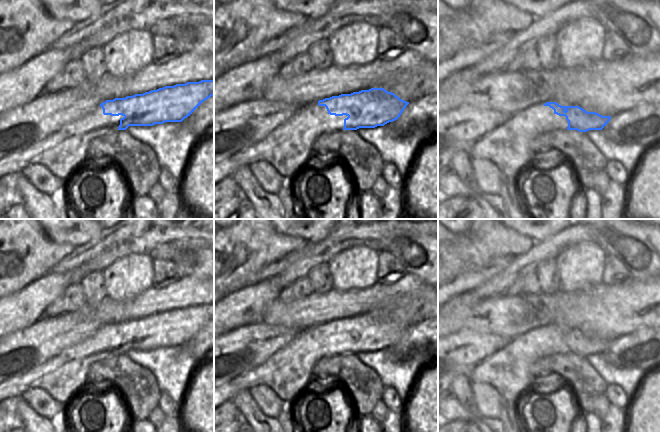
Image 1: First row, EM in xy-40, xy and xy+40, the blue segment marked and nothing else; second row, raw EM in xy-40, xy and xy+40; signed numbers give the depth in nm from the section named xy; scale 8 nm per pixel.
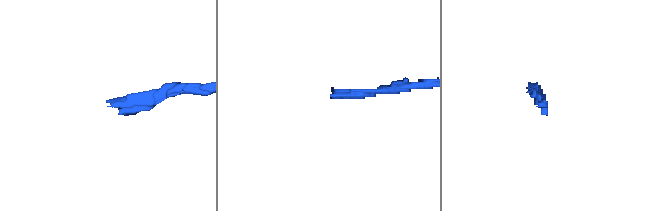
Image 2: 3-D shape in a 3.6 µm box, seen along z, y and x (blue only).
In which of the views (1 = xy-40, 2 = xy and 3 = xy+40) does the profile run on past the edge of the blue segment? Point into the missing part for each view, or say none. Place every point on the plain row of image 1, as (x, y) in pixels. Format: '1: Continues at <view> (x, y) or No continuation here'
1: Continues at xy-40 (62, 375)
2: Continues at xy (287, 372)
3: Continues at xy+40 (509, 370)

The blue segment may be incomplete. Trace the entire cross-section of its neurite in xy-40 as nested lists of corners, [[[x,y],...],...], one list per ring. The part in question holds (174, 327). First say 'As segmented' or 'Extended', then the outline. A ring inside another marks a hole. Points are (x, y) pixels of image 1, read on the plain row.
Extended. [[[214,303],[165,310],[143,318],[106,324],[85,340],[69,346],[29,372],[0,382],[0,402],[13,396],[20,397],[31,388],[43,388],[52,398],[67,405],[74,395],[85,387],[88,381],[88,369],[93,362],[118,354],[126,354],[129,350],[182,346],[211,320],[214,320]],[[103,339],[122,339],[123,341],[120,344],[101,344],[99,341]]]

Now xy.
Extended. [[[371,312],[351,318],[341,318],[319,324],[301,331],[291,342],[272,354],[263,364],[253,368],[243,376],[229,380],[214,388],[214,409],[232,400],[241,390],[249,390],[261,384],[271,388],[283,402],[293,403],[312,379],[312,367],[321,359],[337,354],[357,354],[375,352],[397,344],[409,326],[400,323],[384,312]],[[327,338],[347,341],[344,344],[321,344]]]

